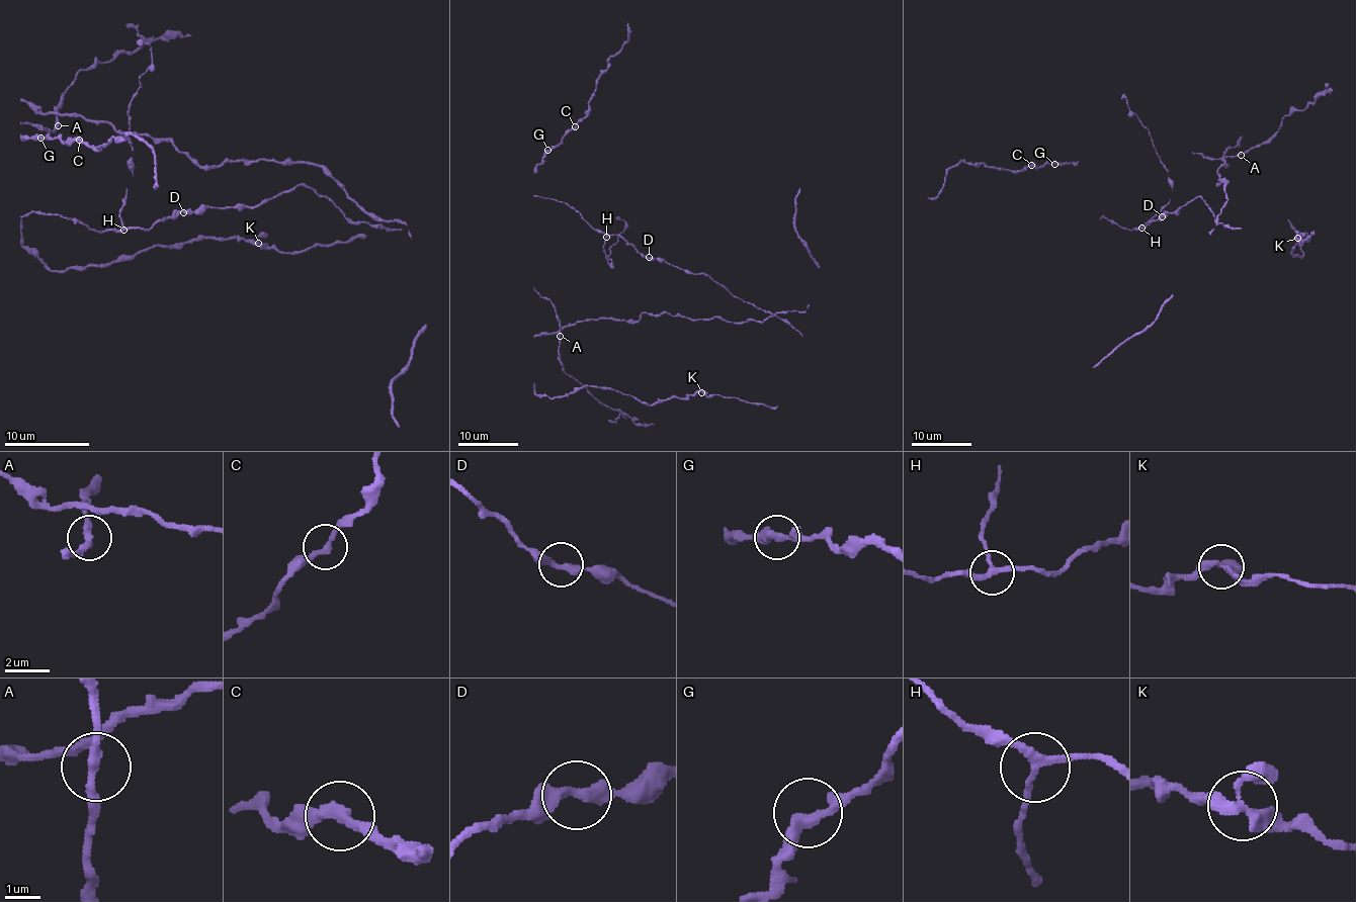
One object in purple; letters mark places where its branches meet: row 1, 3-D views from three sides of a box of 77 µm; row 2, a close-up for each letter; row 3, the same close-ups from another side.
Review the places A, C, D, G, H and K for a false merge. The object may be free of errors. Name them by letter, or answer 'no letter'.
no letter

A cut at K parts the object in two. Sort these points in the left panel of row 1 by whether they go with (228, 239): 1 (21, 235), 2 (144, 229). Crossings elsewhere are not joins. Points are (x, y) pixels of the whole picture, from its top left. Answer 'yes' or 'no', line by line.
1: yes
2: no

